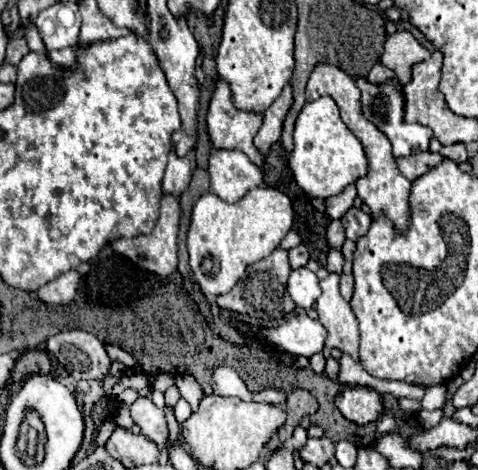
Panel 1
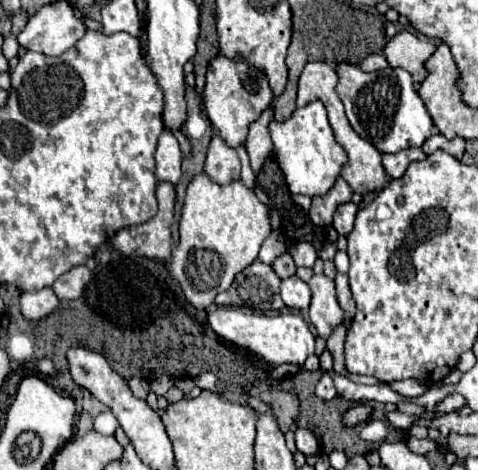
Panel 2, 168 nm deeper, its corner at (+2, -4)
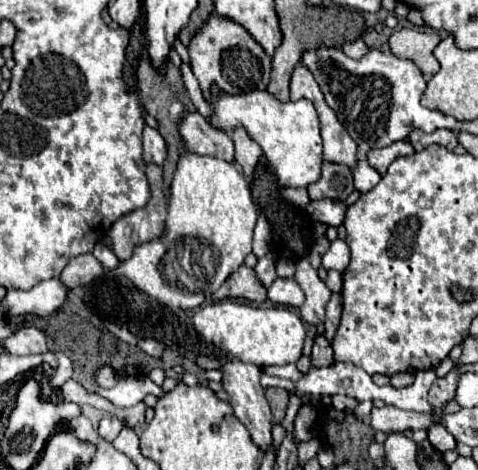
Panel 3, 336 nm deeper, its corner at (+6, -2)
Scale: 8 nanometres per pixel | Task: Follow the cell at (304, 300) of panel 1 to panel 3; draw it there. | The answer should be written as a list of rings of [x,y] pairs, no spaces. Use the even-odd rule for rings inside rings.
[[[276,279],[268,287],[268,299],[278,305],[300,307],[304,303],[304,293],[294,279]]]

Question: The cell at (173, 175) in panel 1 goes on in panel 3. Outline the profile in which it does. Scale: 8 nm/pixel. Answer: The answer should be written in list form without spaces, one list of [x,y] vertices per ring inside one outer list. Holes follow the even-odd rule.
[[[144,125],[142,143],[144,143],[144,161],[164,165],[164,161],[166,161],[166,143],[154,127]]]

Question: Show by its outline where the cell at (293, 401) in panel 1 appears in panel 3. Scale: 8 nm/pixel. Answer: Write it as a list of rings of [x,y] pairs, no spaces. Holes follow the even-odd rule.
[[[274,387],[266,389],[266,399],[270,403],[274,423],[282,423],[282,419],[286,415],[286,407],[288,407],[288,397],[290,395],[284,389],[274,389]]]

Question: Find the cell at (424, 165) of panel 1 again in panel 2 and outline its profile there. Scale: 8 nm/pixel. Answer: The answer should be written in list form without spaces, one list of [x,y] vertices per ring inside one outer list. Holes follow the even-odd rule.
[[[404,149],[404,151],[398,151],[398,153],[392,153],[392,155],[384,155],[382,157],[382,163],[384,163],[384,169],[390,177],[402,177],[402,173],[406,171],[406,167],[412,163],[412,161],[422,161],[426,157],[426,153],[422,149]]]

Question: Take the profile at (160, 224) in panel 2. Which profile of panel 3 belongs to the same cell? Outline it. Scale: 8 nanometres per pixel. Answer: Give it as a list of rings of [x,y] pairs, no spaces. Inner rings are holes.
[[[148,163],[146,177],[150,183],[150,201],[146,207],[122,215],[122,219],[114,221],[108,235],[112,241],[112,249],[120,261],[132,255],[132,249],[138,243],[156,239],[164,231],[166,219],[166,195],[162,189],[162,167]]]

